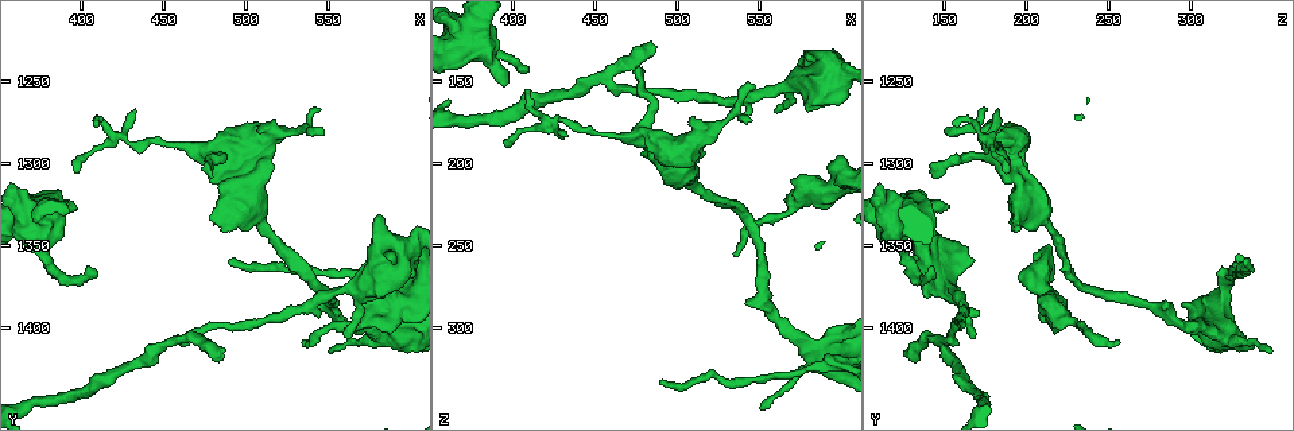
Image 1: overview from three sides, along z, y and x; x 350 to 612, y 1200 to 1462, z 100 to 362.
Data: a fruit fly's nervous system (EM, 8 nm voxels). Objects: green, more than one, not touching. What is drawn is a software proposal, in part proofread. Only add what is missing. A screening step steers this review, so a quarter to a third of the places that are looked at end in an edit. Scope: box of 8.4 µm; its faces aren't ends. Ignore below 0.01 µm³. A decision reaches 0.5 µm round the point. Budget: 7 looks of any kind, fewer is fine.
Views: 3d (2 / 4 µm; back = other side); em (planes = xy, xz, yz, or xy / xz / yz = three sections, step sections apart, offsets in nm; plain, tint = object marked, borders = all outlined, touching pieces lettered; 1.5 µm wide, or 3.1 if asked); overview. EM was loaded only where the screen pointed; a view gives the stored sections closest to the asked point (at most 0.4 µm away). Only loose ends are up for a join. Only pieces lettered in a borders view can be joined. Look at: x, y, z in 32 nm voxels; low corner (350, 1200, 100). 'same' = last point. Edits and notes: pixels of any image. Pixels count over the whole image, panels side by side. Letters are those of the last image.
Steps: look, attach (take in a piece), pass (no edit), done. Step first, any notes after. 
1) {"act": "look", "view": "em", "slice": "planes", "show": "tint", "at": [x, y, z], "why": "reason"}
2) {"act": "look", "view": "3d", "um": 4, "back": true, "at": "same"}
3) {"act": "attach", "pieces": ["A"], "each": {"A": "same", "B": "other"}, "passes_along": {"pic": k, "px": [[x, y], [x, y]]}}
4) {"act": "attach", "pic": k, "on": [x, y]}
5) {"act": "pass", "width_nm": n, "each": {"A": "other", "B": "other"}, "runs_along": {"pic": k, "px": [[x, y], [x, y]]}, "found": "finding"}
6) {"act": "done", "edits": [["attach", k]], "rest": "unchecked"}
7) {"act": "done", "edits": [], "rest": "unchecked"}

{"act": "look", "view": "em", "slice": "planes", "show": "borders", "at": [492, 1362, 330], "why": "branch stops here"}

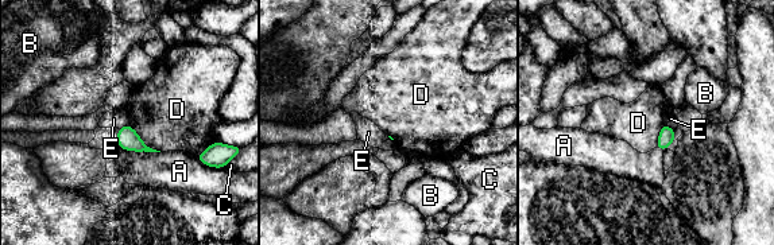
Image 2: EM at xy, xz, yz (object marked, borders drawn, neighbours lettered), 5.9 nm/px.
{"act": "pass", "longest_contact_nm": ["D", 240], "each": {"A": "other", "B": "other", "C": "other", "D": "other", "E": "other"}, "border": {"pic": 2, "px": [[130, 124], [147, 146], [159, 151]]}, "found": "no lettered piece goes on from it"}

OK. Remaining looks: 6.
{"act": "look", "view": "em", "slice": "planes", "show": "borders", "at": [480, 1332, 194], "why": "free end"}

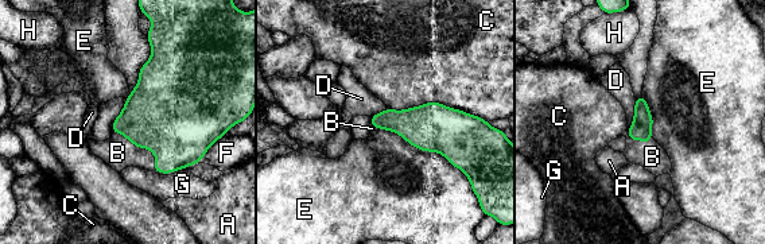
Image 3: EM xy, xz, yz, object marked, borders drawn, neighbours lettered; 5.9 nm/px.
{"act": "attach", "pieces": ["B"], "each": {"A": "other", "B": "same", "C": "other", "D": "other", "E": "other", "F": "other", "G": "other", "H": "other"}, "passes_along": {"pic": 3, "px": [[164, 113], [140, 147], [117, 153]]}, "found": "it goes on there"}

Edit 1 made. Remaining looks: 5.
{"act": "look", "view": "em", "slice": "planes", "show": "borders", "at": [486, 1410, 126], "why": "free end"}

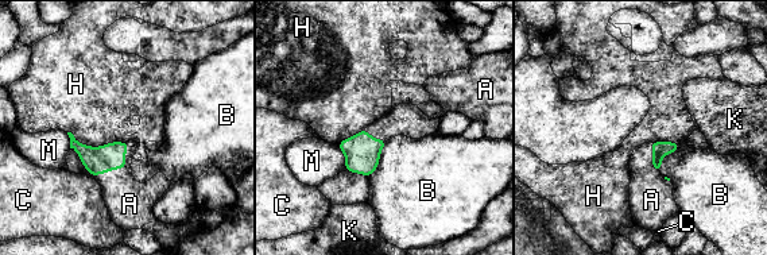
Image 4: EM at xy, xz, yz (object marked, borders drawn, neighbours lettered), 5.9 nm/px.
{"act": "attach", "pieces": ["A"], "each": {"A": "same", "B": "other", "C": "other", "H": "other", "K": "other", "M": "other"}, "passes_along": {"pic": 4, "px": [[109, 157], [121, 167], [130, 204]]}, "found": "it goes on there"}

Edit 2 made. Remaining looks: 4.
{"act": "done", "edits": [["attach", 3], ["attach", 4]], "rest": "unchecked"}

